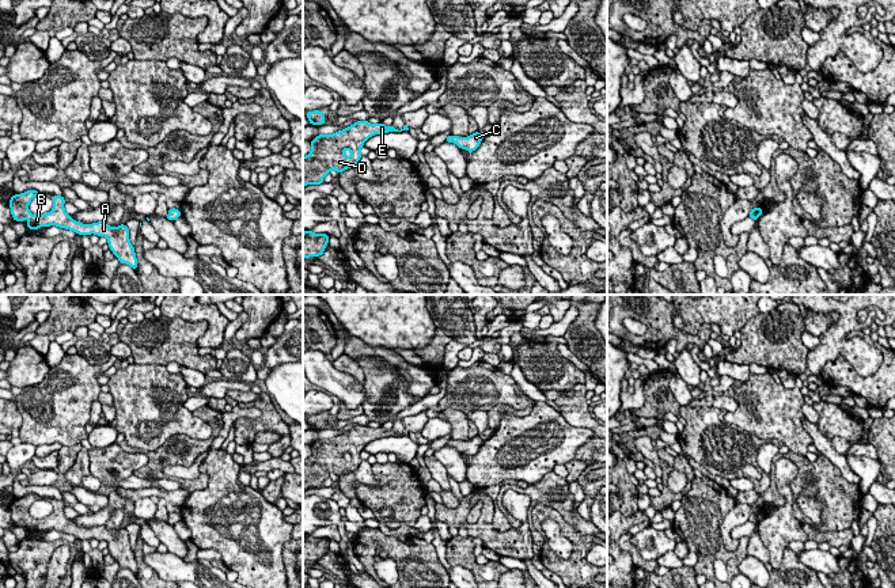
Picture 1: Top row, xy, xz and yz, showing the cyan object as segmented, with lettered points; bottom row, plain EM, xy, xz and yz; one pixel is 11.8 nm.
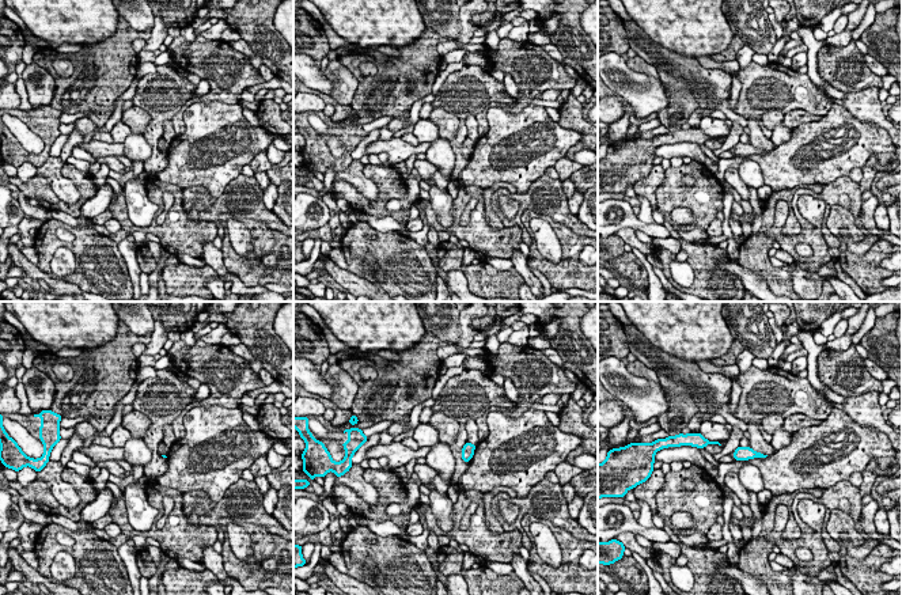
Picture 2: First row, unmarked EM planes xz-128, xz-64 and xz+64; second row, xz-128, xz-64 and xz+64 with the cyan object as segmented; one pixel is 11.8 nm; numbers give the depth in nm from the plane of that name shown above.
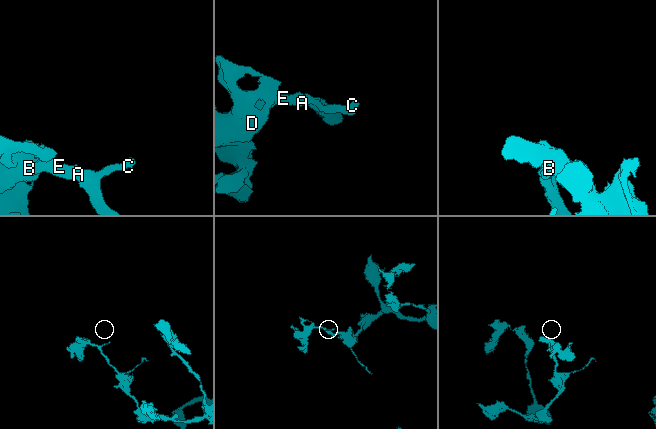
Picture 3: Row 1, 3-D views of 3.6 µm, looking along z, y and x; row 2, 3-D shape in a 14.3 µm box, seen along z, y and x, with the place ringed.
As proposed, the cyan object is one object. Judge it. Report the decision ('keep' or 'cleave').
keep

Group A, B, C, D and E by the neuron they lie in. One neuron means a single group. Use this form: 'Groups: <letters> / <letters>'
Groups: A B C D E

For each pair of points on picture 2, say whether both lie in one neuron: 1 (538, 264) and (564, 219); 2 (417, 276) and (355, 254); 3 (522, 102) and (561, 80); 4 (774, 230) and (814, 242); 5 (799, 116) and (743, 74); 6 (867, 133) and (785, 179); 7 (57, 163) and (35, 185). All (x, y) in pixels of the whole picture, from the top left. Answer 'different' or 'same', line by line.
1: different
2: same
3: same
4: same
5: different
6: same
7: different

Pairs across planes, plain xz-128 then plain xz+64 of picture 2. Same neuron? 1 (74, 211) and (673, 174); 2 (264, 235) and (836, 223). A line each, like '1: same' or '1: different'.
1: same
2: same

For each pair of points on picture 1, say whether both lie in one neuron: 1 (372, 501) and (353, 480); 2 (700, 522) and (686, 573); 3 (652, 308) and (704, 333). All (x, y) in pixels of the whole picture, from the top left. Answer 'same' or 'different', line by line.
1: different
2: different
3: same

